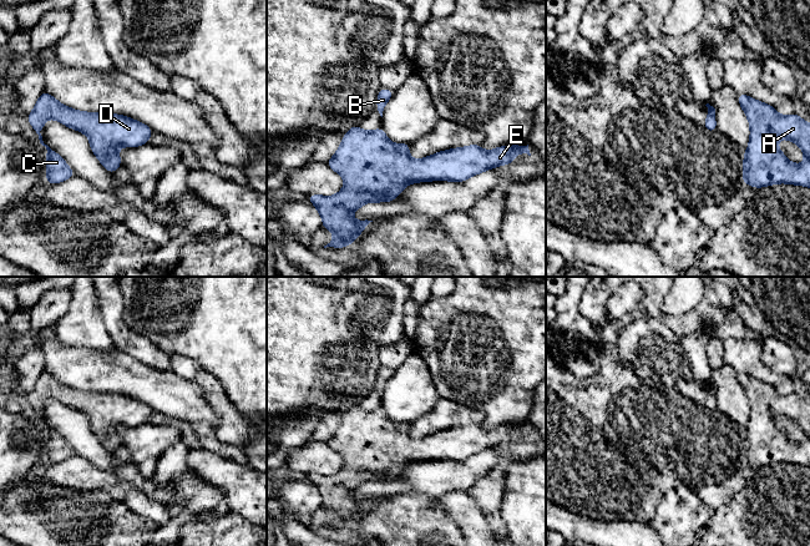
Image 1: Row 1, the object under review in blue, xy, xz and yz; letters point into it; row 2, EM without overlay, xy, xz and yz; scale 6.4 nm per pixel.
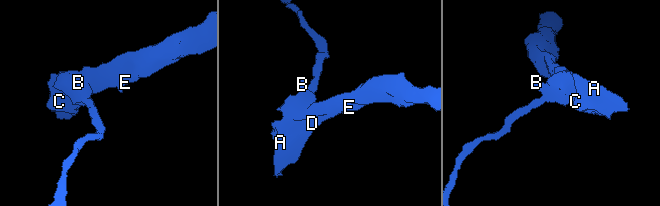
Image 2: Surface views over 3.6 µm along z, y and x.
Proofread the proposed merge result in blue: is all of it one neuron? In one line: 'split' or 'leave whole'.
leave whole

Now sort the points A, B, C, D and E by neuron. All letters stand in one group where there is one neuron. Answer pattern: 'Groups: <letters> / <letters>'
Groups: A B C D E

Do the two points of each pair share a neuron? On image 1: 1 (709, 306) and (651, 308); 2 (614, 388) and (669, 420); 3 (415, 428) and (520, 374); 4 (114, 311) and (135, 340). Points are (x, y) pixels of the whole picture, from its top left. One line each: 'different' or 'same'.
1: same
2: same
3: different
4: same

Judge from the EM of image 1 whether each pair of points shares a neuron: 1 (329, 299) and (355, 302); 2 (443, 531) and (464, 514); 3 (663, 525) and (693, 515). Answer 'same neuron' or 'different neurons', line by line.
1: different neurons
2: different neurons
3: same neuron

